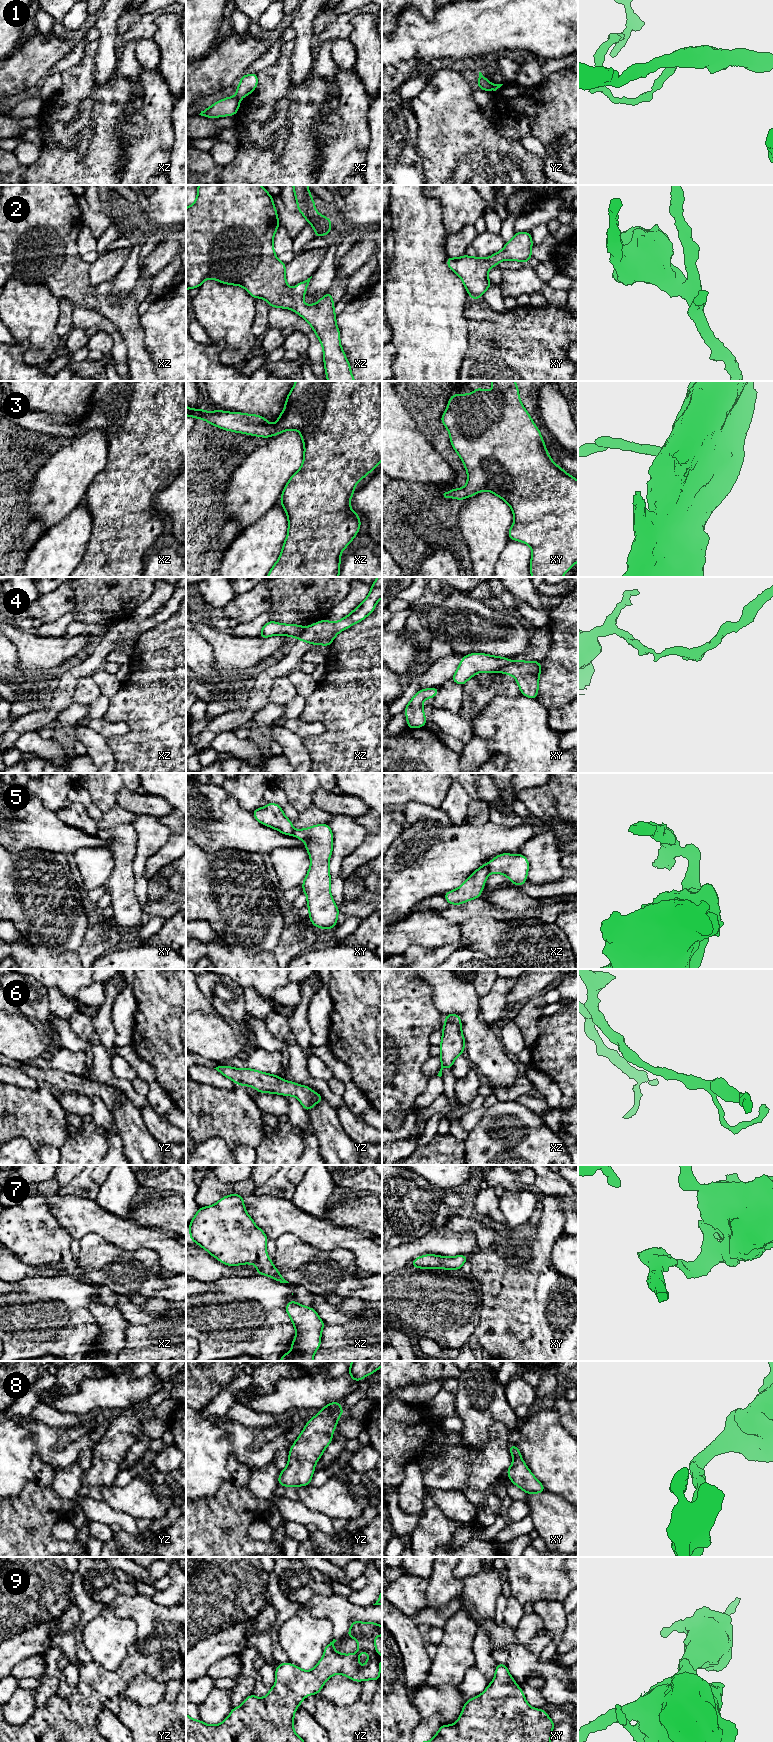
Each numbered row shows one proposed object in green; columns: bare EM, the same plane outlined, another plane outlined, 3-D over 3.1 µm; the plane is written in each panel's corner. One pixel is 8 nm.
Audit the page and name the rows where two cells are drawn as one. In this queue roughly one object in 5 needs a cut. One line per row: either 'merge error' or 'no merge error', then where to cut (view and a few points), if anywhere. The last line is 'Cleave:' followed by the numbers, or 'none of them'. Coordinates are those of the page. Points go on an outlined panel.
1: merge error; cut xz (235, 96), (239, 100)
2: no merge error; cut none
3: no merge error; cut none
4: merge error; cut xz (306, 627), (297, 638)
5: merge error; cut xz (488, 864), (490, 872)
6: no merge error; cut none
7: no merge error; cut none
8: no merge error; cut none
9: no merge error; cut none
Cleave: 1, 4, 5

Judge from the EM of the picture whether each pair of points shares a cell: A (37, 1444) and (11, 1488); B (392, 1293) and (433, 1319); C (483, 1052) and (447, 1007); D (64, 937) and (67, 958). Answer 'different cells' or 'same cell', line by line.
A: same cell
B: same cell
C: same cell
D: different cells

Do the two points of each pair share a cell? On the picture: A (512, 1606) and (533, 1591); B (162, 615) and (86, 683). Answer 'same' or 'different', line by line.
A: different
B: different

